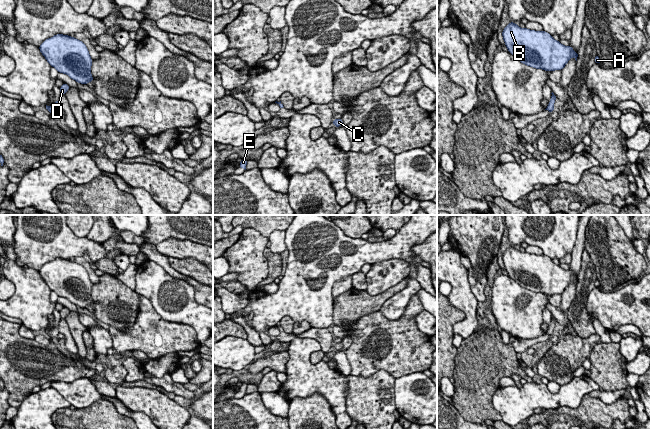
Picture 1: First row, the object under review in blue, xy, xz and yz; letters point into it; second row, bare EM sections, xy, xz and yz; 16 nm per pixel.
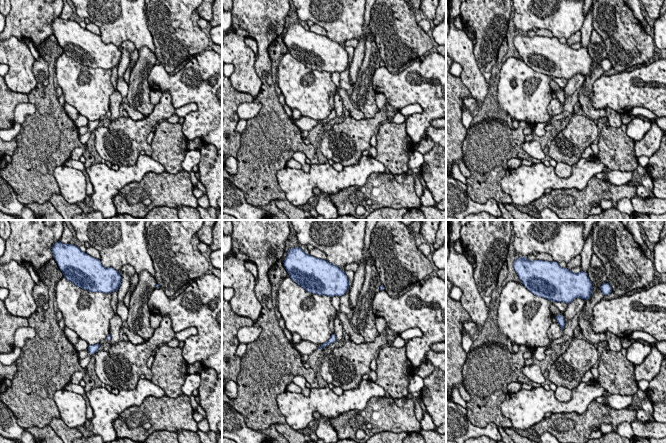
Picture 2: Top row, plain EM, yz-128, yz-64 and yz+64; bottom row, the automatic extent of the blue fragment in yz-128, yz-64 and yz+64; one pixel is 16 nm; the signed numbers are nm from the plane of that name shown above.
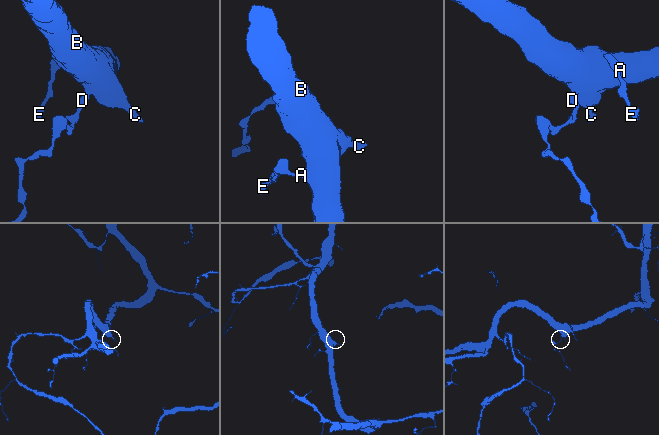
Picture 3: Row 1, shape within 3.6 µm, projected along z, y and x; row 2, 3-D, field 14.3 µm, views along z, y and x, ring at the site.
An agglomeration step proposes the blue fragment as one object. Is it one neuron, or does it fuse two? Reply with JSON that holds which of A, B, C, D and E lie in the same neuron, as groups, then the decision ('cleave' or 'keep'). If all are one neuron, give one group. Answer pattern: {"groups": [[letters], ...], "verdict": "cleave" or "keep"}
{"groups": [["A", "B", "C", "D", "E"]], "verdict": "keep"}

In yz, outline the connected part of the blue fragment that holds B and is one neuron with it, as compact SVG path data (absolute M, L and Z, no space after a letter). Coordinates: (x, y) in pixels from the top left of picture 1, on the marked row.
M510 22L502 31L502 36L509 53L521 63L536 69L544 71L563 70L572 57L576 61L578 59L578 52L575 52L570 45L564 46L545 31L521 28L516 23Z

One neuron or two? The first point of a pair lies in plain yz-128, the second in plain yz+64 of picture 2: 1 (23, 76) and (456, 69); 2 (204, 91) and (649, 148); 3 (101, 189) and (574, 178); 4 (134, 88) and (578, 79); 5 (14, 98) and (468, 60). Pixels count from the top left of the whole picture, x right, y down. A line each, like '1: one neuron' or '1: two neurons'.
1: two neurons
2: two neurons
3: one neuron
4: two neurons
5: two neurons

